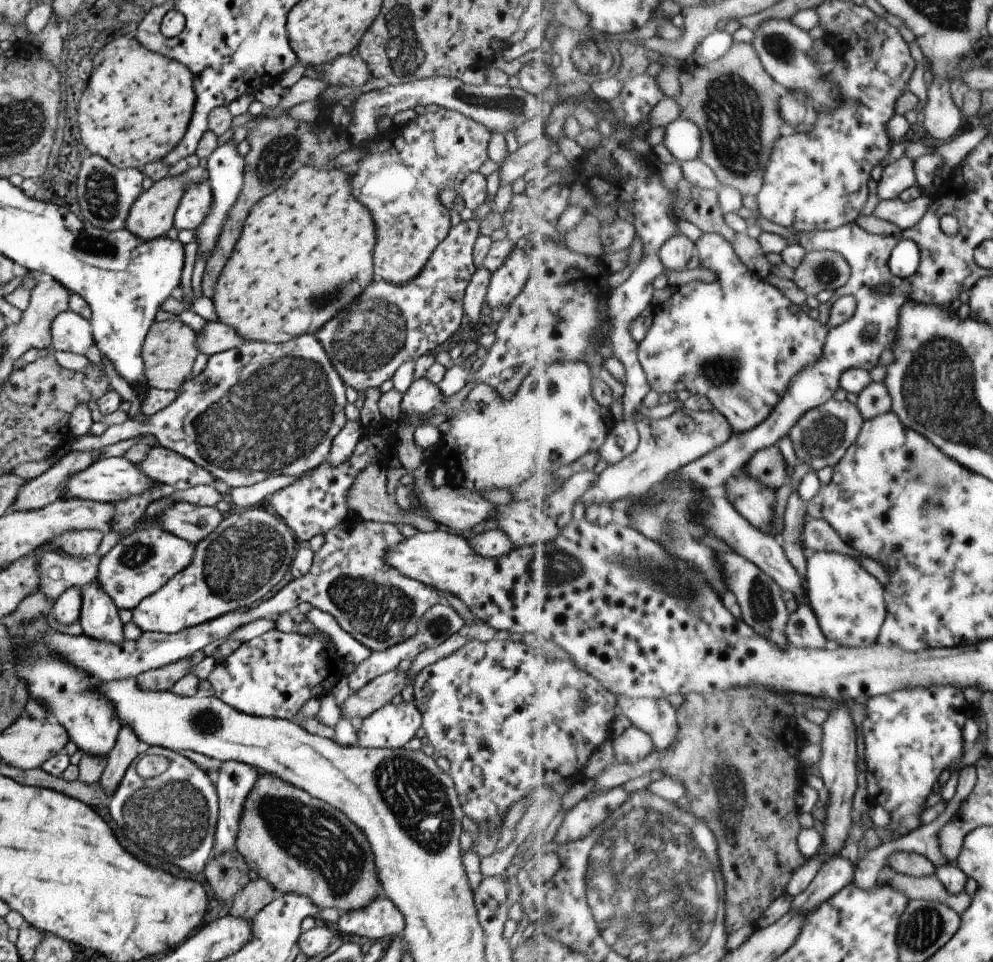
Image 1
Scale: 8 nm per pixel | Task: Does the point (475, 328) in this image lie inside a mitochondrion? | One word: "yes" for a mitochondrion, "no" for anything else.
no

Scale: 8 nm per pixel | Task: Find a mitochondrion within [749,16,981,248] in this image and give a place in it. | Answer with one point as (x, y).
(780, 47)

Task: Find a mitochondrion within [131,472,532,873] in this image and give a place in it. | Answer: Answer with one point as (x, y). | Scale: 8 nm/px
(416, 797)

